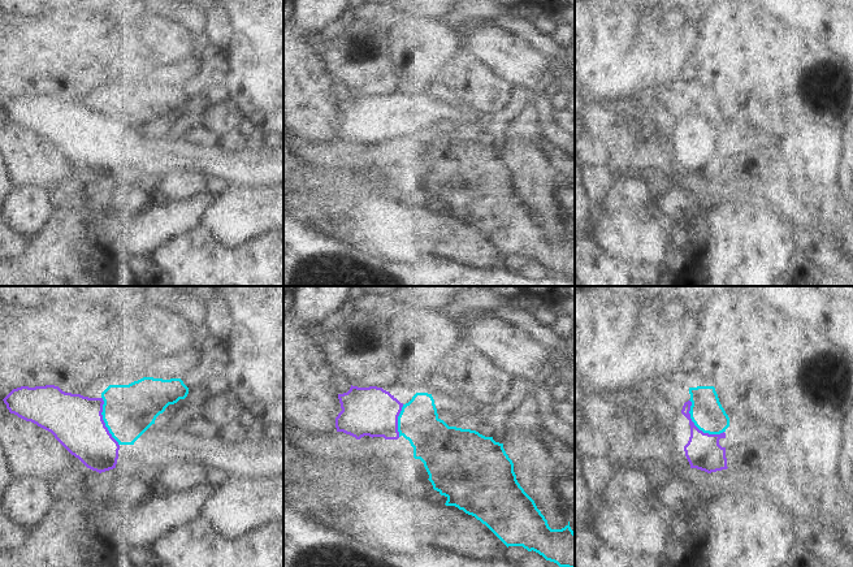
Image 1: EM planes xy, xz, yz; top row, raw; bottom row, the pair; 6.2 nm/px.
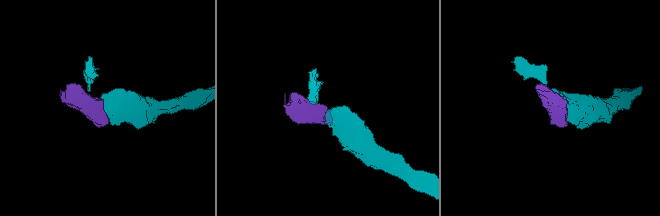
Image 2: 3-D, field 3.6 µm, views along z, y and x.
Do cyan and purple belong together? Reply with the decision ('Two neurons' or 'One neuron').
Two neurons

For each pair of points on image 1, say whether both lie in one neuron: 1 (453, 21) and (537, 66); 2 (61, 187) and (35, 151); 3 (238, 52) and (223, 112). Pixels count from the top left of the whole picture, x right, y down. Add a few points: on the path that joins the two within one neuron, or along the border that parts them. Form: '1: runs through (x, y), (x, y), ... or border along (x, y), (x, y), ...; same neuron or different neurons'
1: runs through (473, 27), (489, 43), (505, 51), (516, 61); same neuron
2: runs through (56, 178), (39, 160); same neuron
3: border along (230, 98), (246, 118); different neurons

